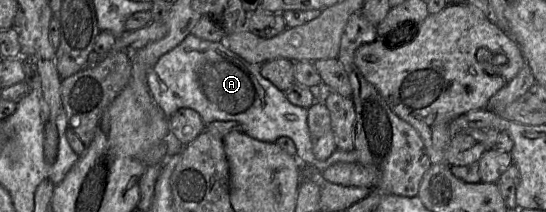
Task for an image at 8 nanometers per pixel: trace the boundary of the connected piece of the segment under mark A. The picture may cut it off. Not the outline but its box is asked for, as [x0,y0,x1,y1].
[148,34,358,173]

